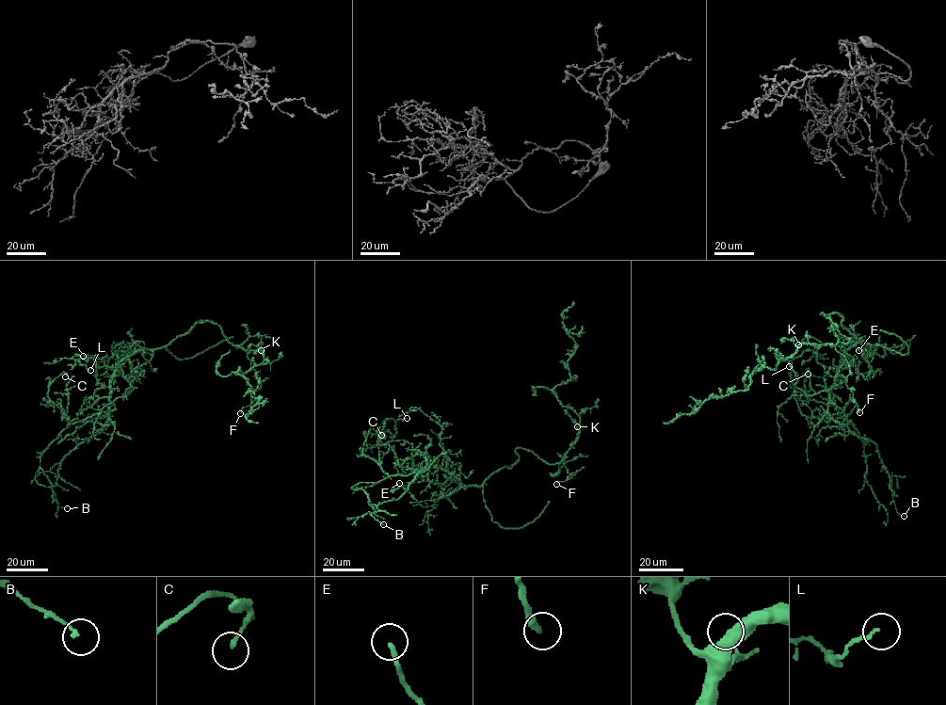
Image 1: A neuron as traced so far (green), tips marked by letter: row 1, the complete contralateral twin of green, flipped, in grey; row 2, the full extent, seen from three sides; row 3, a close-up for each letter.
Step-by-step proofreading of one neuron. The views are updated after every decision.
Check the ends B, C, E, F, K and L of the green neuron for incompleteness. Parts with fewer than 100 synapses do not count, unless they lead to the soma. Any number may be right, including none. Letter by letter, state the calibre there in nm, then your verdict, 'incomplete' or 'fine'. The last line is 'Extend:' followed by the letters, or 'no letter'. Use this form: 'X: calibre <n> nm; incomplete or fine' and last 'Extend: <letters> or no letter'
B: calibre 140 nm; fine
C: calibre 170 nm; fine
E: calibre 170 nm; fine
F: calibre 280 nm; fine
K: calibre 100 nm; fine
L: calibre 110 nm; fine
Extend: no letter

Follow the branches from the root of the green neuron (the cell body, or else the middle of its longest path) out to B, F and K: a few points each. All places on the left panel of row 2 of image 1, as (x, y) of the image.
B: (186, 332), (121, 361), (111, 384), (110, 423), (79, 443), (58, 469), (55, 497), (67, 508)
F: (186, 332), (200, 321), (216, 323), (228, 342), (247, 353), (261, 387), (240, 413)
K: (186, 332), (198, 322), (209, 321), (216, 323), (234, 344), (246, 350), (261, 350)

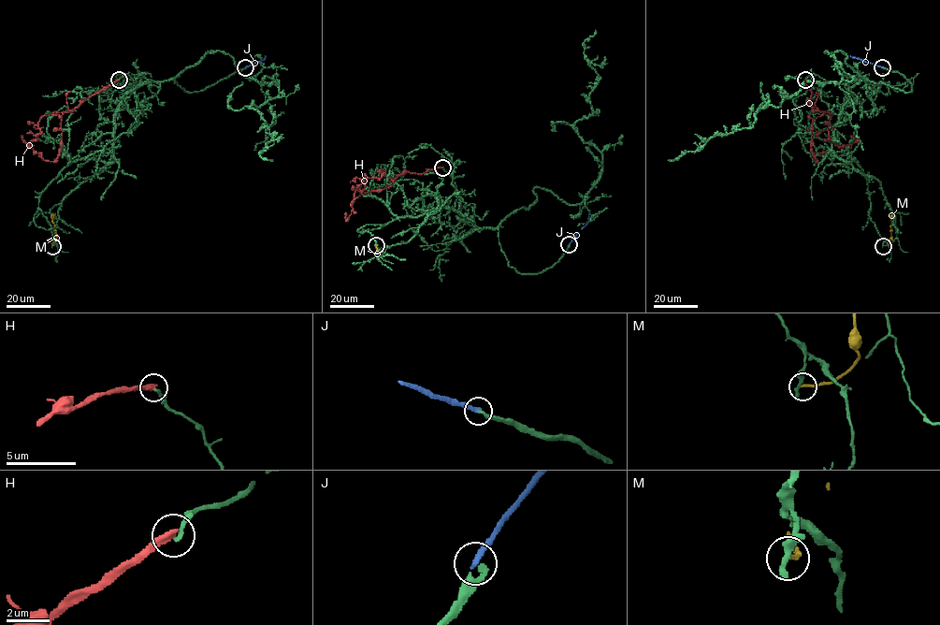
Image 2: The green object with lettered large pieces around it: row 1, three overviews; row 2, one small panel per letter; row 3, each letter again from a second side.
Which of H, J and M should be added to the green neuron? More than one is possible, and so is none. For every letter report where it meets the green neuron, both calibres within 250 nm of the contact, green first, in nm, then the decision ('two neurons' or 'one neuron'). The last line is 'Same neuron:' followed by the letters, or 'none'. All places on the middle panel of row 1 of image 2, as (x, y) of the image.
H: (442, 167) | 190/360 nm | two neurons
J: (569, 244) | 200/280 nm | two neurons
M: (376, 245) | 440/200 nm | two neurons
Same neuron: none

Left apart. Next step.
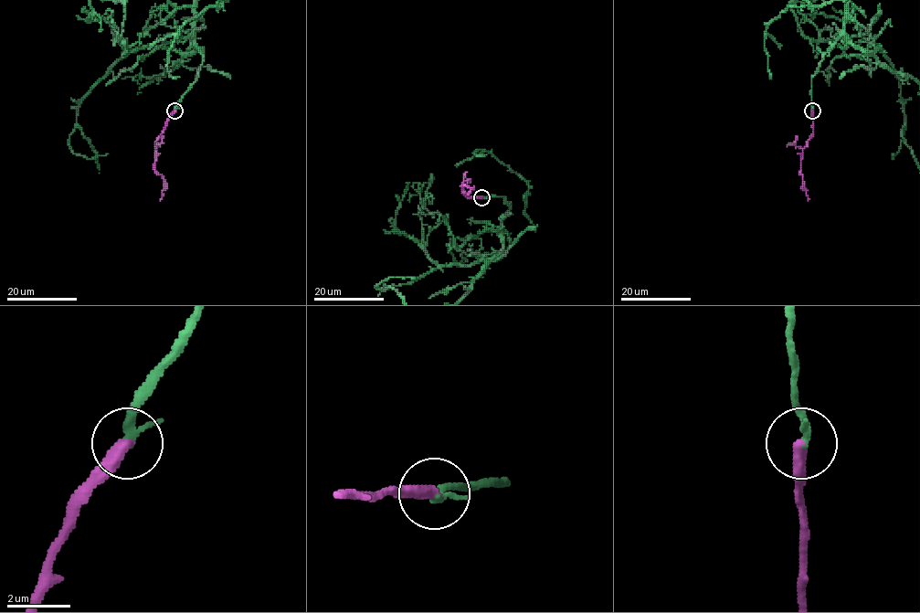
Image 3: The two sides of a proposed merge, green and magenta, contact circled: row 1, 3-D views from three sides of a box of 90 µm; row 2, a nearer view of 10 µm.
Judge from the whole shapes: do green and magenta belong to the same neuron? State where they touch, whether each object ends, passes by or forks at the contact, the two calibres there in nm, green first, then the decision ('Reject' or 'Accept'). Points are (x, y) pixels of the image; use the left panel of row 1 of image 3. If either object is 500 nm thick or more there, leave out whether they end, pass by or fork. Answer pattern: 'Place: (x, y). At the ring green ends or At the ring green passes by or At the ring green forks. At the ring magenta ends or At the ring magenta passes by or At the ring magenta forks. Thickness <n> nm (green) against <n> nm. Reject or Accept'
Place: (174, 110). At the ring green ends. At the ring magenta ends. Thickness 260 nm (green) against 400 nm. Accept

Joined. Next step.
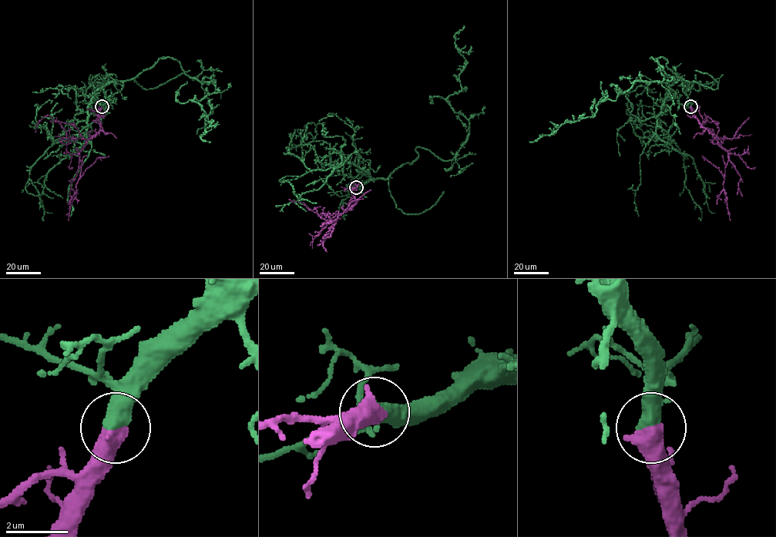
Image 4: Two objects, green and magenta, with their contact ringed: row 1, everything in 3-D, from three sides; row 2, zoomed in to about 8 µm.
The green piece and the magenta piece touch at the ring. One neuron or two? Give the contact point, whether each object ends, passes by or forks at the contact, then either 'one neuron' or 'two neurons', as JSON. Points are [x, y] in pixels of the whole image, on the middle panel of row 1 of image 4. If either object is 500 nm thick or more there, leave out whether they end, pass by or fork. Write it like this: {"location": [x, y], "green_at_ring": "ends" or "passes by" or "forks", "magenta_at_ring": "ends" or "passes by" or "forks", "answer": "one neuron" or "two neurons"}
{"location": [356, 187], "answer": "one neuron"}

